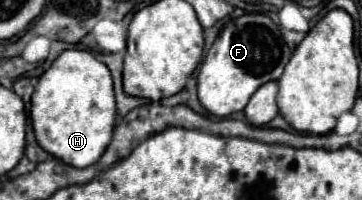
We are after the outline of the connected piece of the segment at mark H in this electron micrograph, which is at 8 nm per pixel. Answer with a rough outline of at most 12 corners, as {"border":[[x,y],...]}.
{"border":[[62,51],[32,93],[38,145],[72,167],[116,123],[110,69]]}

